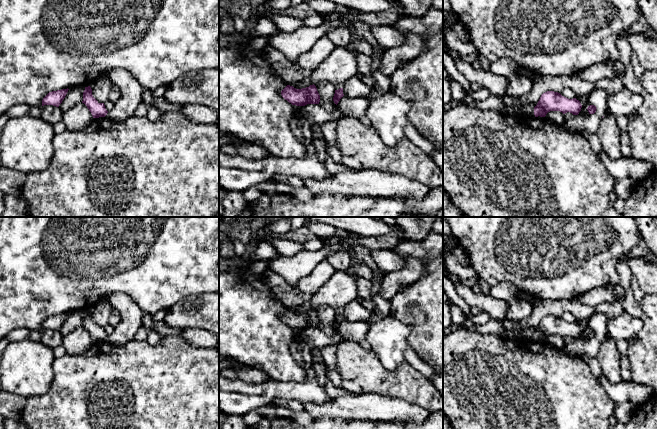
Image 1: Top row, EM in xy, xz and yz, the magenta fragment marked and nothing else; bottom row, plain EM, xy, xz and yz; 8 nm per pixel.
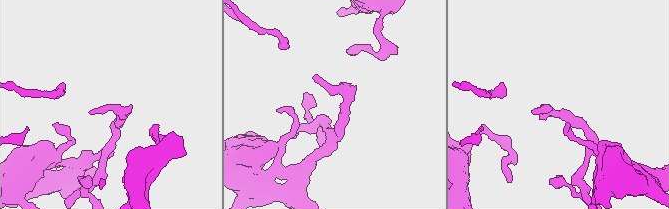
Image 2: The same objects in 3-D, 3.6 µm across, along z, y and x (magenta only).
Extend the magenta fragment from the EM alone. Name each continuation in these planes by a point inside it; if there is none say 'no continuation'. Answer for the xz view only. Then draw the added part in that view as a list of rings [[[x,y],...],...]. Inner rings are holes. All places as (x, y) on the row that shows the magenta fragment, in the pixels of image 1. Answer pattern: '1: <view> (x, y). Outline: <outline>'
1: xz (340, 65). Outline: [[[351,45],[335,47],[314,70],[314,81],[329,81],[335,90],[343,88],[345,82],[358,73],[356,61],[358,53]]]

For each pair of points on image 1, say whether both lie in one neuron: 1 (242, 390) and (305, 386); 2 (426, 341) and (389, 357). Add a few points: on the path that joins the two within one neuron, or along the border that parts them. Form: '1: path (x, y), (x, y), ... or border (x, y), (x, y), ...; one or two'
1: path (258, 391), (289, 391); one
2: border (401, 321), (410, 327), (408, 344); two

